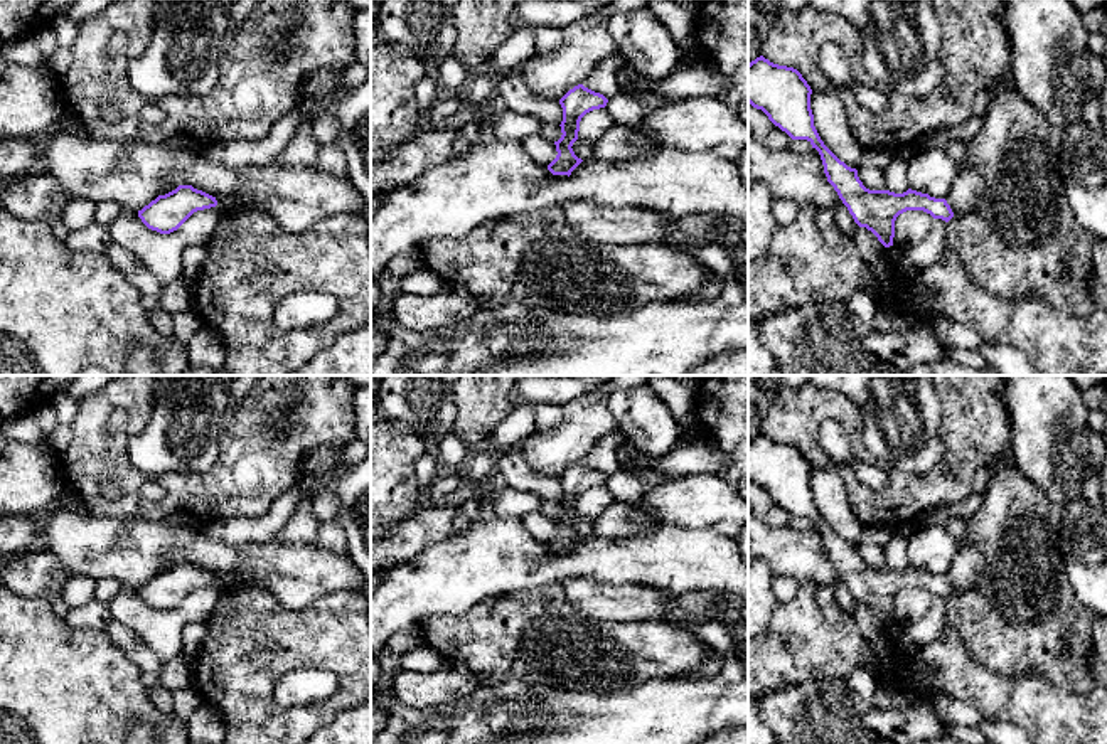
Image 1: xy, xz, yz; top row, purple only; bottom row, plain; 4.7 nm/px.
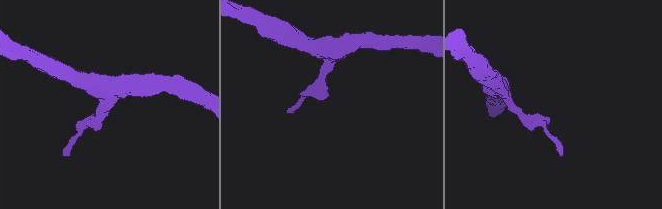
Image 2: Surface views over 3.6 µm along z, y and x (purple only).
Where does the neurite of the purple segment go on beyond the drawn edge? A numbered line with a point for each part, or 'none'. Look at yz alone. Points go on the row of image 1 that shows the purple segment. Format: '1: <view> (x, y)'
1: yz (966, 194)

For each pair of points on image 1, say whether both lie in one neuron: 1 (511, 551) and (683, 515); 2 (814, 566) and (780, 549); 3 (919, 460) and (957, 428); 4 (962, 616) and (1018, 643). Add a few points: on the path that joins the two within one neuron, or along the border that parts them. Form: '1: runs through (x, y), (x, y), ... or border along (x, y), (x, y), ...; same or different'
1: border along (663, 522), (673, 527), (701, 531); different
2: runs through (806, 559), (801, 554), (789, 552); same
3: border along (939, 401), (944, 453), (932, 468), (919, 473); different
4: runs through (976, 616), (993, 618), (1005, 630); same

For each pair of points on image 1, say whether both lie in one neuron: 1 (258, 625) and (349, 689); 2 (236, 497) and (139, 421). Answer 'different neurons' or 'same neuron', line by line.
1: same neuron
2: same neuron

